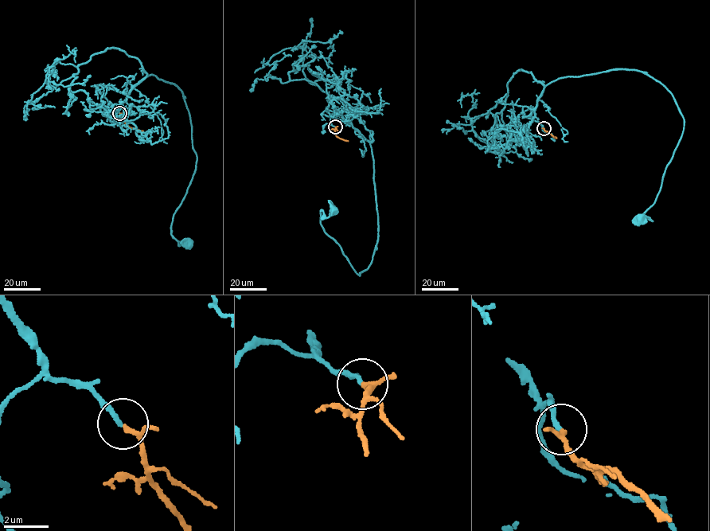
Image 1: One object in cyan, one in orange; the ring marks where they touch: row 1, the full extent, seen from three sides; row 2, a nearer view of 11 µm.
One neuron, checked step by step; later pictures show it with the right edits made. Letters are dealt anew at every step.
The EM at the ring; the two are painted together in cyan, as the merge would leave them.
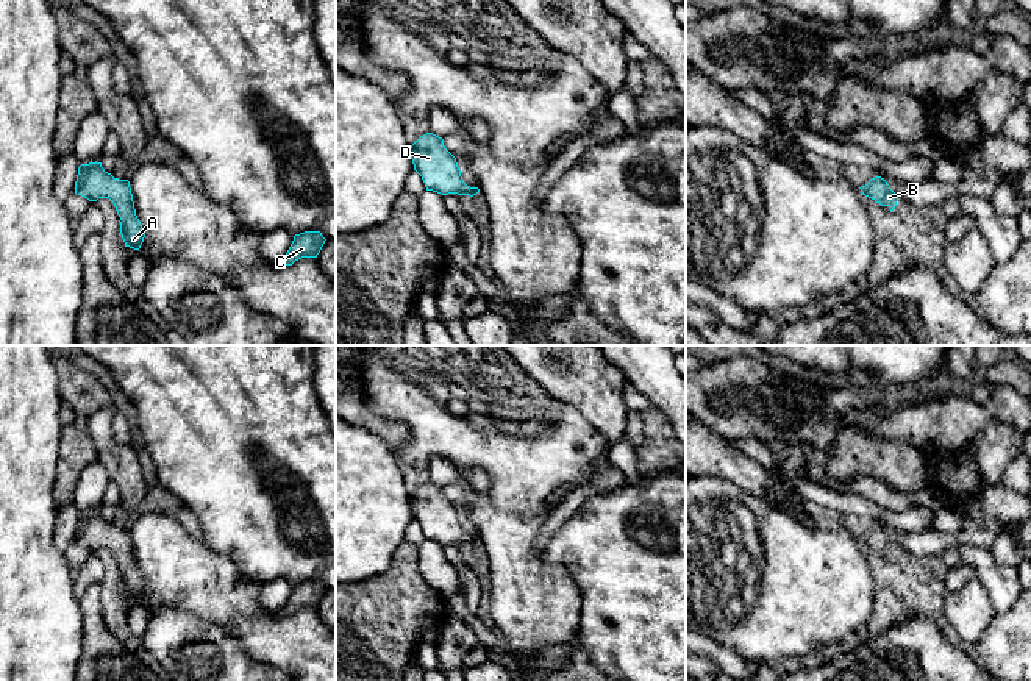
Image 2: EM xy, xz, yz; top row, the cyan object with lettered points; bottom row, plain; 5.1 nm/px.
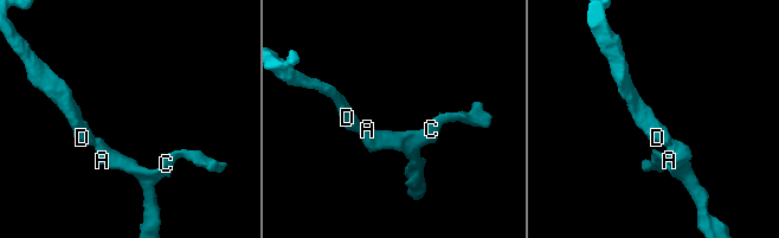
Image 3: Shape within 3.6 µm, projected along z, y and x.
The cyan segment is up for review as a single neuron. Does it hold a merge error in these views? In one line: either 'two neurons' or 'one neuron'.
one neuron

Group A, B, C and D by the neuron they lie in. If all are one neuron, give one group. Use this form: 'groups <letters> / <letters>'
groups A B C D

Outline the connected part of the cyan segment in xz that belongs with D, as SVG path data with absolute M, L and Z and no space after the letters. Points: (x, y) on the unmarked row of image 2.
M426 483L411 495L409 503L426 540L470 547L480 542L478 537L464 533L456 508L445 498L442 487Z

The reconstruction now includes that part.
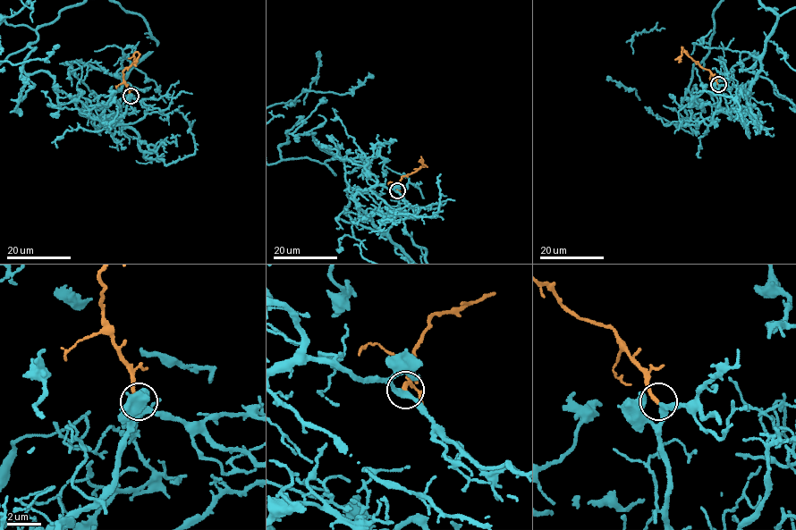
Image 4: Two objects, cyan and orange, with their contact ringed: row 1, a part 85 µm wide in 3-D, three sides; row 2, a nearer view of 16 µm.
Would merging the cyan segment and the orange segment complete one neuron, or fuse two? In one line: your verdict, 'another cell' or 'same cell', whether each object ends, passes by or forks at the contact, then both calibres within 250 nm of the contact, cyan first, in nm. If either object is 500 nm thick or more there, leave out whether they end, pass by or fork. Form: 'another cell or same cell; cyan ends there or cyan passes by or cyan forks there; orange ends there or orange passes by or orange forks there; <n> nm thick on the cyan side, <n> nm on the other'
same cell; cyan passes by; orange ends there; 320 nm thick on the cyan side, 240 nm on the other

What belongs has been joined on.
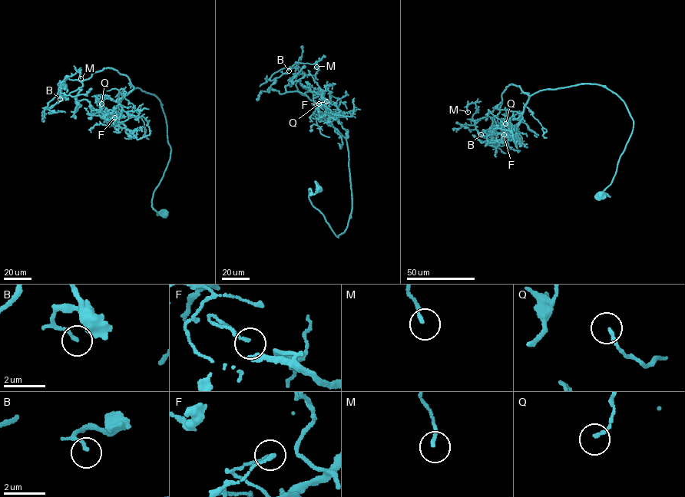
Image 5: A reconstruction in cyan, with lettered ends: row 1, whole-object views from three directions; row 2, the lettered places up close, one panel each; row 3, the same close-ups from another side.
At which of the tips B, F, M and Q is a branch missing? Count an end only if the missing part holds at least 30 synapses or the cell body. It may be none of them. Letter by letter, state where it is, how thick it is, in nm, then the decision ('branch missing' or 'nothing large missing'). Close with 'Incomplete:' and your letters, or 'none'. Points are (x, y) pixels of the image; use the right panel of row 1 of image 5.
B: (481, 134) | 150 nm | nothing large missing
F: (504, 134) | 140 nm | nothing large missing
M: (468, 112) | 160 nm | nothing large missing
Q: (505, 123) | 140 nm | nothing large missing
Incomplete: none

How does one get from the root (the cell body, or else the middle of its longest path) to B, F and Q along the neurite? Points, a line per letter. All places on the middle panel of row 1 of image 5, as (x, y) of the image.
B: (319, 188), (309, 199), (339, 238), (352, 209), (348, 131), (299, 91), (296, 68), (289, 70)
F: (319, 188), (309, 199), (339, 238), (352, 209), (349, 151), (319, 112), (326, 101)
Q: (319, 188), (309, 199), (339, 238), (352, 209), (349, 151), (313, 115), (319, 103)

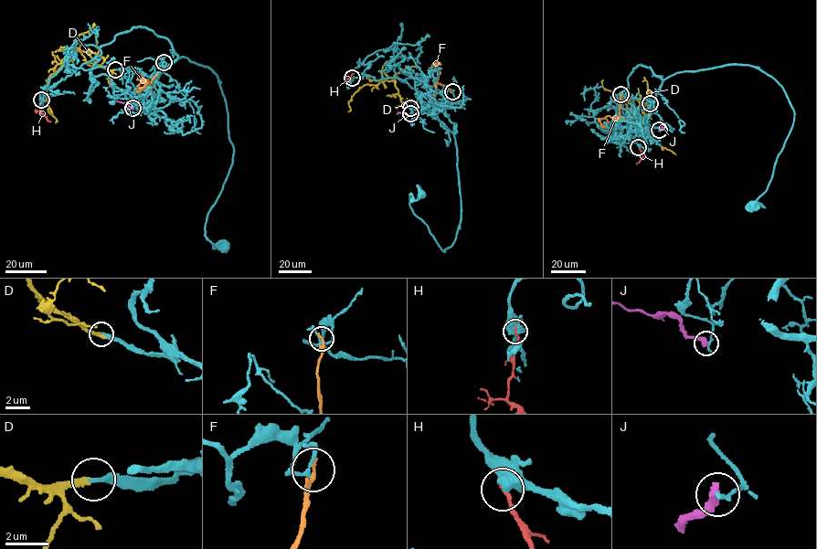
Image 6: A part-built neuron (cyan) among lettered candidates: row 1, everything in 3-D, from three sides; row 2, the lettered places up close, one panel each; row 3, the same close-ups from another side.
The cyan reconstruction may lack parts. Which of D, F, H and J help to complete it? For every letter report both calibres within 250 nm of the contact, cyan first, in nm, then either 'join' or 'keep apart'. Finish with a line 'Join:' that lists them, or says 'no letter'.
D: 240 nm thick on the cyan side, 280 nm on the other; join
F: 150 nm thick on the cyan side, 190 nm on the other; keep apart
H: 400 nm thick on the cyan side, 160 nm on the other; keep apart
J: 200 nm thick on the cyan side, 440 nm on the other; keep apart
Join: D

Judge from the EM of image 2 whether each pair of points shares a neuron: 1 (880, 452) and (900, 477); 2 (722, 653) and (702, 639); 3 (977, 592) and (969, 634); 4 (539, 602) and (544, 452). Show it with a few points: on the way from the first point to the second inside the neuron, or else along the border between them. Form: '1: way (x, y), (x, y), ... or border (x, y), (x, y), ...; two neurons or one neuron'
1: way (886, 458), (899, 470); one neuron
2: way (717, 652), (706, 644); one neuron
3: way (972, 603), (969, 623); one neuron
4: way (524, 564), (525, 489); one neuron

